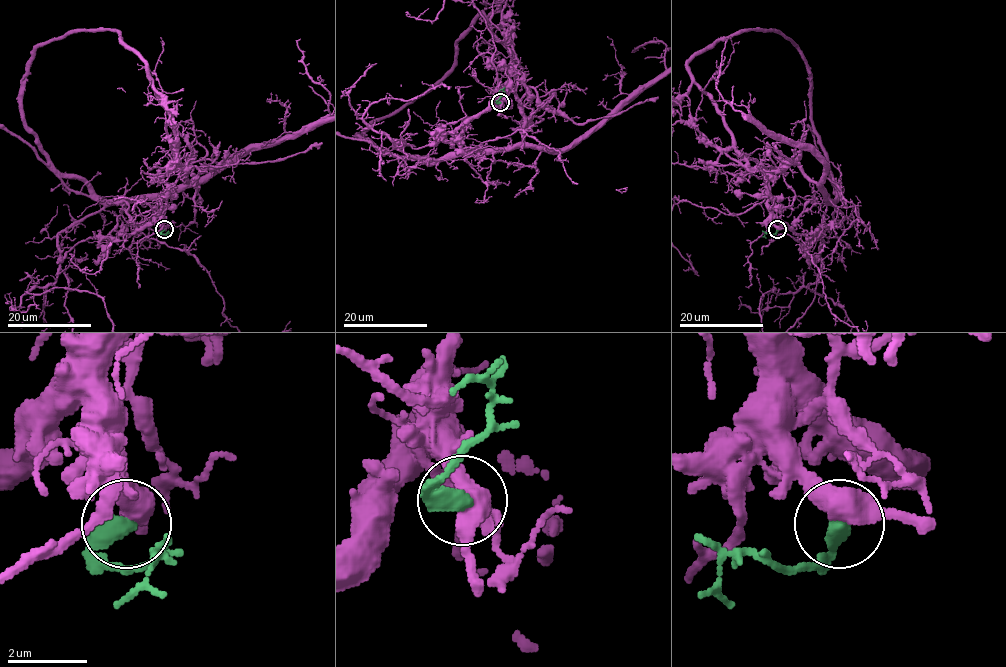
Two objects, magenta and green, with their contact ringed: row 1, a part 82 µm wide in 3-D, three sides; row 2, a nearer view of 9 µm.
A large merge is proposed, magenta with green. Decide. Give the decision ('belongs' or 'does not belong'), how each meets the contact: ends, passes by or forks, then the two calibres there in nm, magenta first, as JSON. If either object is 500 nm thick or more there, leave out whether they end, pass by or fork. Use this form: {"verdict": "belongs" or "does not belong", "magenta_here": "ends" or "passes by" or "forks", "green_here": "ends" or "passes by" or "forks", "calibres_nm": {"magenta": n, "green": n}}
{"verdict": "does not belong", "calibres_nm": {"magenta": 550, "green": 550}}

